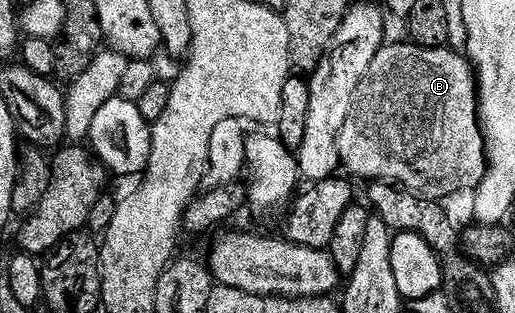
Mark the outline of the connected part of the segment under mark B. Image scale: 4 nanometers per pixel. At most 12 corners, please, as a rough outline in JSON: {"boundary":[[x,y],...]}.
{"boundary":[[381,46],[337,137],[429,201],[487,168],[460,52]]}

